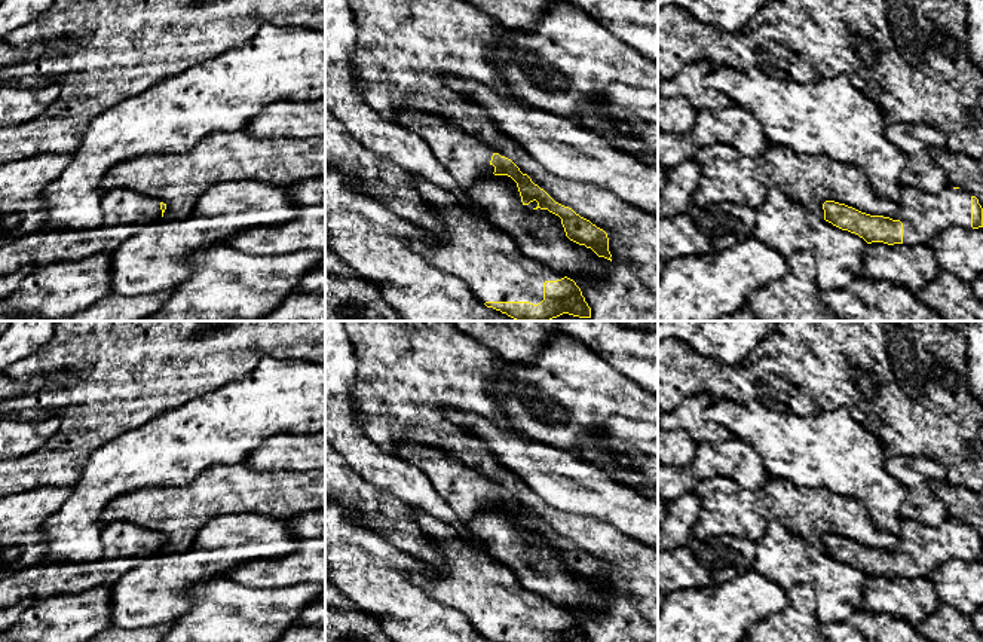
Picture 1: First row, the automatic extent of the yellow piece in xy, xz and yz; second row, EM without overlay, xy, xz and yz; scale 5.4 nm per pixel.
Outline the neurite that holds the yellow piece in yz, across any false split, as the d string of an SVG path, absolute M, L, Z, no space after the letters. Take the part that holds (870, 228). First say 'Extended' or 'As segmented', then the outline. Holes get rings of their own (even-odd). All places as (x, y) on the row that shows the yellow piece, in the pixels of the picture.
Extended. M947 184L937 193L903 186L898 211L892 217L870 215L845 204L826 201L824 220L858 235L867 244L928 245L952 226L983 227L983 208L968 190Z

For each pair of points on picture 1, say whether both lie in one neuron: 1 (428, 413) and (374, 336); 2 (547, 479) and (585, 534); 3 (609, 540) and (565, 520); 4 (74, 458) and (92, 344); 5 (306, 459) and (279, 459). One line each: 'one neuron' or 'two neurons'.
1: one neuron
2: two neurons
3: one neuron
4: one neuron
5: one neuron

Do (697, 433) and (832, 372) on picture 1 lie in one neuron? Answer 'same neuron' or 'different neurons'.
different neurons

